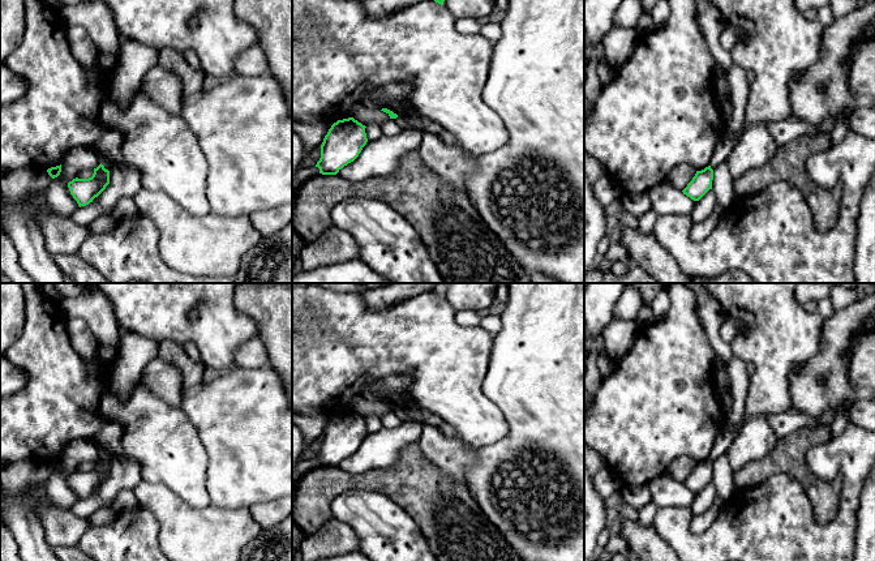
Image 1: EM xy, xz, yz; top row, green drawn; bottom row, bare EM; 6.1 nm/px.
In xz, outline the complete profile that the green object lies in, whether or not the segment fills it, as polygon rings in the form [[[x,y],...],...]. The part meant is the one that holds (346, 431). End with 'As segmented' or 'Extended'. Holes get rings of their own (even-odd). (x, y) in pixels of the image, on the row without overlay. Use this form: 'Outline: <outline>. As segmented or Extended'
Outline: [[[353,410],[334,415],[321,437],[321,450],[316,457],[319,466],[336,467],[353,454],[368,434],[365,420]]]. As segmented

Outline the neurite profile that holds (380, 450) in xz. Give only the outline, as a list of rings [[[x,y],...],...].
[[[409,419],[396,428],[368,433],[359,449],[339,462],[338,467],[352,475],[390,468],[399,462],[407,445],[420,441],[424,425]]]

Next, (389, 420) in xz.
[[[389,411],[381,416],[382,428],[396,428],[402,424],[395,411]]]

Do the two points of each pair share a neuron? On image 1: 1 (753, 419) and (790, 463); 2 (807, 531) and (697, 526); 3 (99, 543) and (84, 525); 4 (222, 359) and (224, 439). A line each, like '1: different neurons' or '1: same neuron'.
1: different neurons
2: different neurons
3: different neurons
4: different neurons

